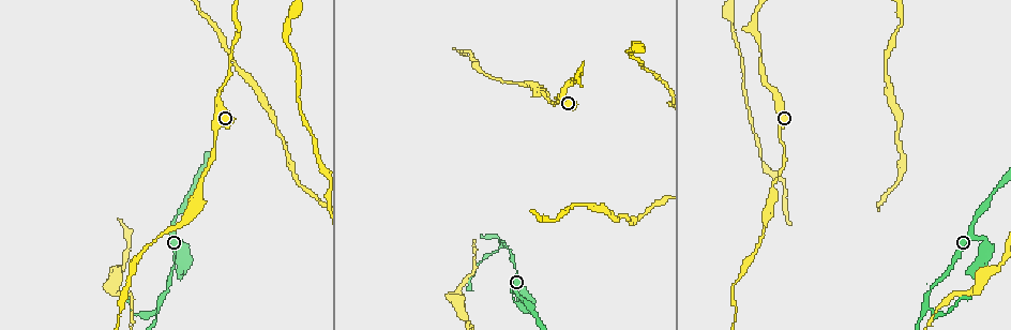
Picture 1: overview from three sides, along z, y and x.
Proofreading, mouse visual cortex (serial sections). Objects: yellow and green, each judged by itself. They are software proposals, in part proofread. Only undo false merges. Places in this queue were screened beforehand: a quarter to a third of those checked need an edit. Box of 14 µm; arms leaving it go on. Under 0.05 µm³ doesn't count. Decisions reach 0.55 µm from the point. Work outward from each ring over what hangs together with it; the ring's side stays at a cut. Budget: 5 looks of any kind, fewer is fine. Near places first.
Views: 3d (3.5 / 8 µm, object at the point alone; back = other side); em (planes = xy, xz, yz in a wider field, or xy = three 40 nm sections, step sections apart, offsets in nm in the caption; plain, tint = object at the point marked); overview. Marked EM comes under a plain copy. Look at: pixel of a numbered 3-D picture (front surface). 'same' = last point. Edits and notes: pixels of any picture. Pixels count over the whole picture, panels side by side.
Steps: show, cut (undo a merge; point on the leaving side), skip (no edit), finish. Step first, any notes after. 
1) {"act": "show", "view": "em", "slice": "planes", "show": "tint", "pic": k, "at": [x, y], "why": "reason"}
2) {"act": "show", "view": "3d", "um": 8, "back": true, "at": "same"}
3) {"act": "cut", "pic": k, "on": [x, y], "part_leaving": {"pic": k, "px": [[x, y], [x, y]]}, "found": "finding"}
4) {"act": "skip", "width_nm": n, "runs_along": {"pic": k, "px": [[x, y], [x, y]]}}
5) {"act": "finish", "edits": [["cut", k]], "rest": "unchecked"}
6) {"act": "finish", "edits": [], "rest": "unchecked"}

{"act": "show", "view": "3d", "um": 3.5, "pic": 1, "at": [174, 263], "why": "a narrow waist"}

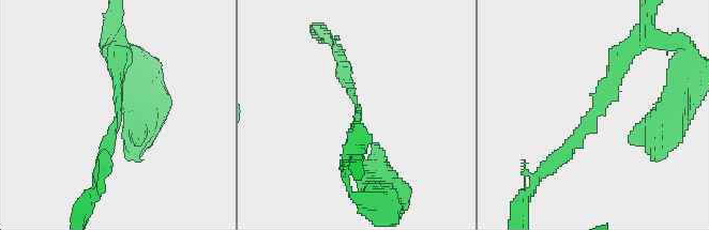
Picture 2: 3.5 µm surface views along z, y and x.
{"act": "show", "view": "em", "slice": "xy", "step": 2, "show": "tint", "pic": 2, "at": [356, 109], "arm_widths_nm": [200, 250]}

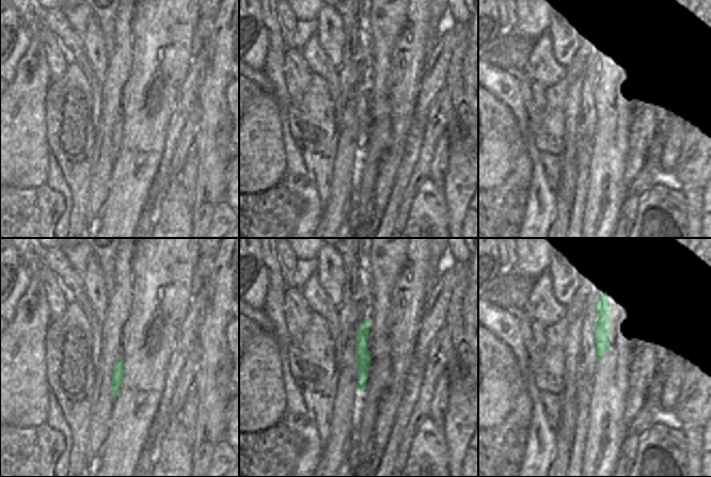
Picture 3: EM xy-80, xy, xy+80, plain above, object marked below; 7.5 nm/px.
{"act": "skip", "width_nm": 110, "runs_along": {"pic": 2, "px": [[623, 56], [593, 118], [546, 170]]}, "found": "one cell here"}

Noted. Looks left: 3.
{"act": "show", "view": "3d", "um": 3.5, "pic": 1, "at": [159, 308], "why": "three arms meet"}

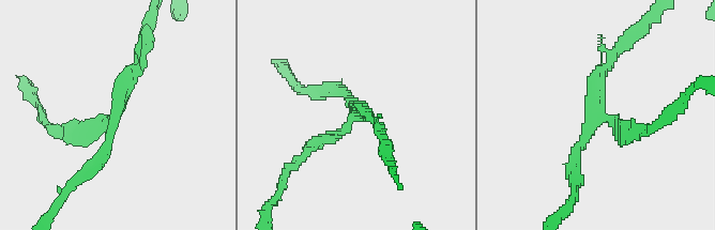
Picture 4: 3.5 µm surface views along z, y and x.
{"act": "show", "view": "em", "slice": "xy", "step": 5, "show": "tint", "pic": 4, "at": [595, 113], "arms": 3, "arm_widths_nm": [100, 150, 200], "why": "now the EM"}

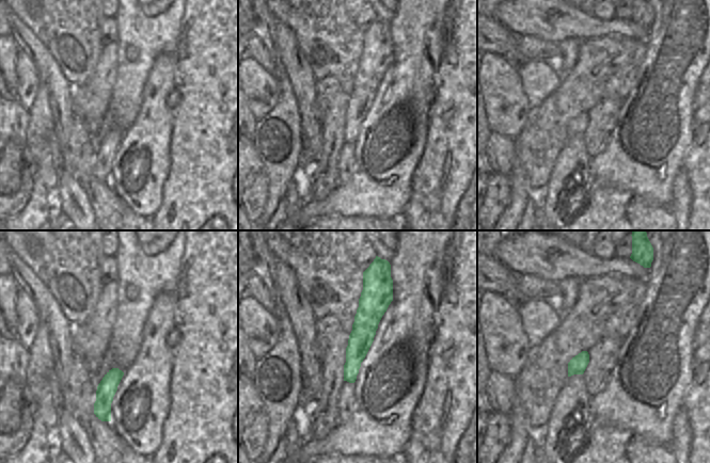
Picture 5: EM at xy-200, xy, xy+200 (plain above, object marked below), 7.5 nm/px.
{"act": "cut", "pic": 4, "on": [76, 128], "found": "two cells meet here"}

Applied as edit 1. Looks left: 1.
{"act": "finish", "edits": [["cut", 4]], "rest": "unchecked"}

